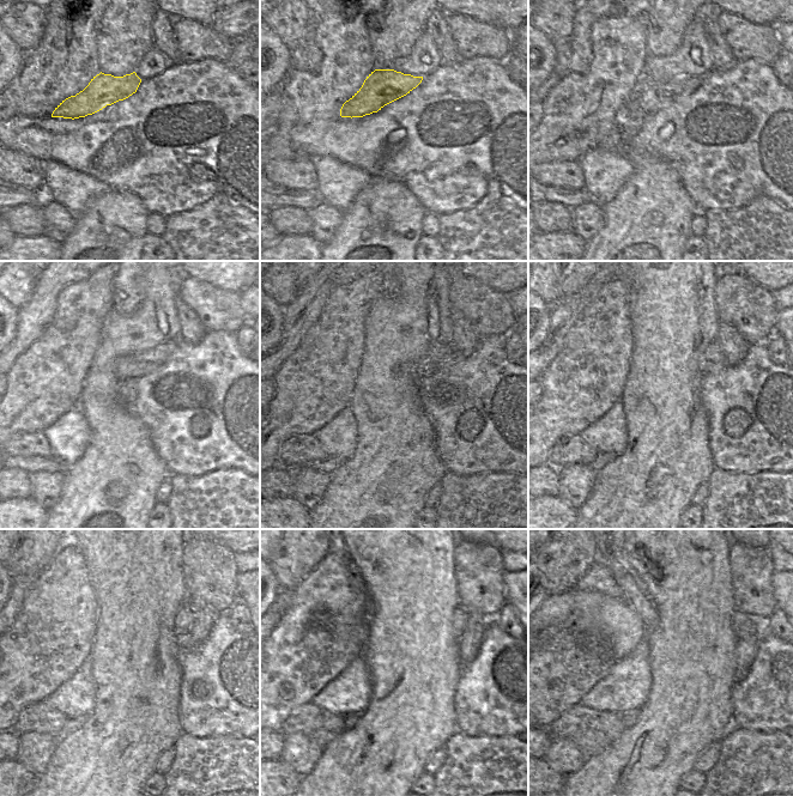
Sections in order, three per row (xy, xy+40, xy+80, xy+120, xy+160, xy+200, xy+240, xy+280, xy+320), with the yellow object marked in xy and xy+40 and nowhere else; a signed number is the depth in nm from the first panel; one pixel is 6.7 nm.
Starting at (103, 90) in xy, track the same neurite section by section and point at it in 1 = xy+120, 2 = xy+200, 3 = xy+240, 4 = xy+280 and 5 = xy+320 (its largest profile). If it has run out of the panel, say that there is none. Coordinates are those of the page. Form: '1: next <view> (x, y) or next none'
1: next xy+120 (141, 363)
2: next xy+200 (713, 358)
3: next xy+240 (183, 619)
4: next xy+280 (461, 617)
5: next xy+320 (745, 626)

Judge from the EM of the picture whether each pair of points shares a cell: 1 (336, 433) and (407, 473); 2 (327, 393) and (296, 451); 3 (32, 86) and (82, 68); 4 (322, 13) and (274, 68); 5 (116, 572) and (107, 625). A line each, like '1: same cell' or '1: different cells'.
1: different cells
2: different cells
3: same cell
4: different cells
5: same cell

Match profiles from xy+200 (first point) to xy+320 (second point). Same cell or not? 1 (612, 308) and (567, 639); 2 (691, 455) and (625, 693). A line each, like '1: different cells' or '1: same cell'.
1: same cell
2: different cells

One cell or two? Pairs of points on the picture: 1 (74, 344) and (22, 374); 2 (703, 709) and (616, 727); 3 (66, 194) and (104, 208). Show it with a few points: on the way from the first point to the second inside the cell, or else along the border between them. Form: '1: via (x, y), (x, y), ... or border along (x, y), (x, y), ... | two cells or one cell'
1: via (61, 357), (44, 374), (35, 374) | one cell
2: border along (625, 728), (605, 748) | two cells
3: border along (110, 189), (95, 196), (78, 217) | two cells

